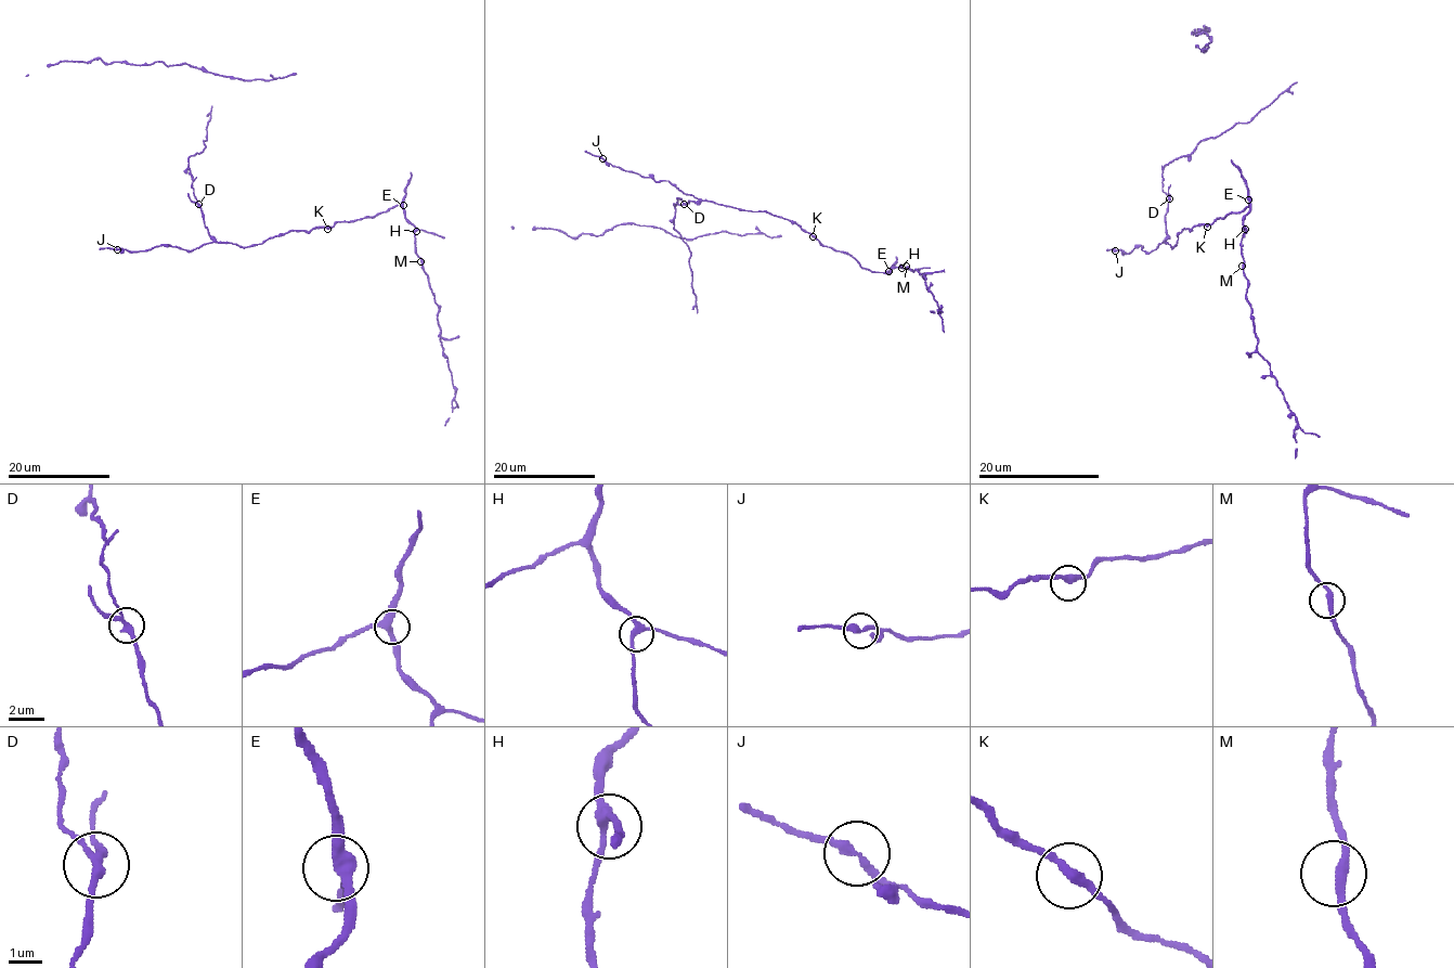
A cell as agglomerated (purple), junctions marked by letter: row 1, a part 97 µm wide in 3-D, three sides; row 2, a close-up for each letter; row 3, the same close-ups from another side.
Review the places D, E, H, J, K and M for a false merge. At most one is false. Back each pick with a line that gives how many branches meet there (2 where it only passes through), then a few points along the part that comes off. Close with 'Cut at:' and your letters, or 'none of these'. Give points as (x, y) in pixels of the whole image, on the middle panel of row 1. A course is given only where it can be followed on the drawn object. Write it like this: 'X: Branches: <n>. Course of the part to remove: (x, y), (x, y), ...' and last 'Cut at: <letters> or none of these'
D: Branches: 3. Course of the part to remove: (685, 204), (678, 197), (674, 229), (690, 253), (692, 293), (697, 313)
Cut at: D

